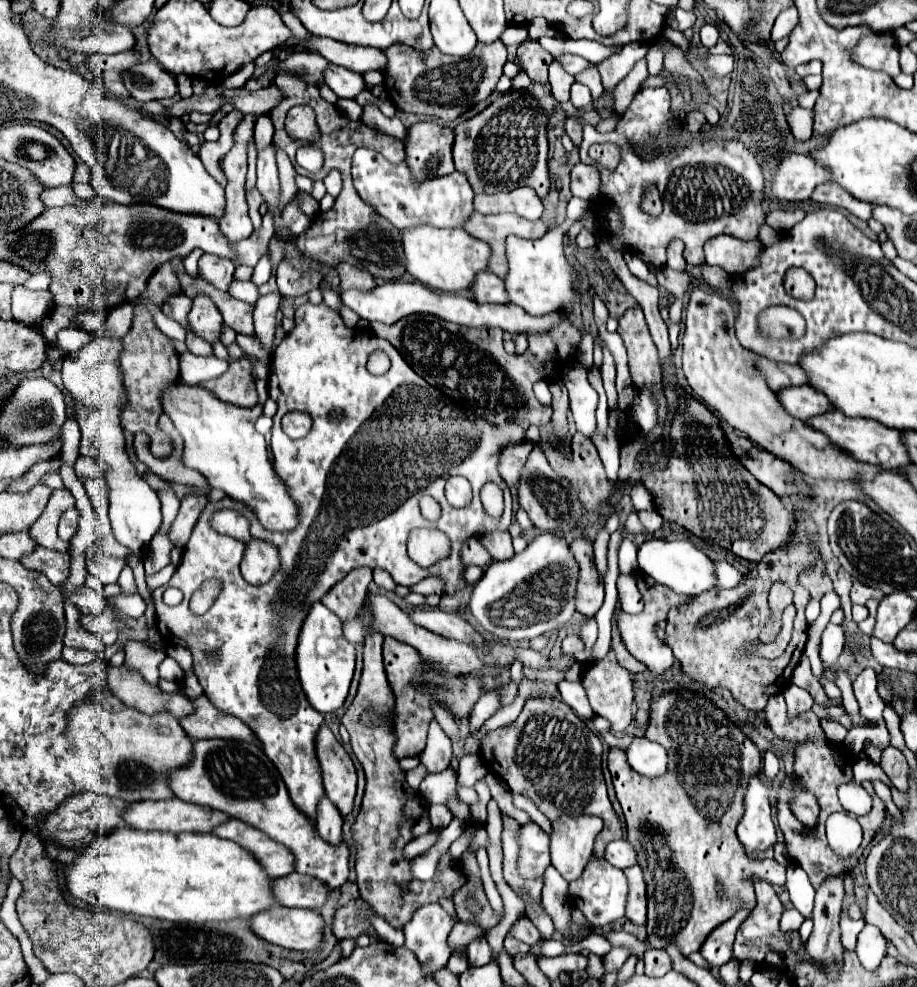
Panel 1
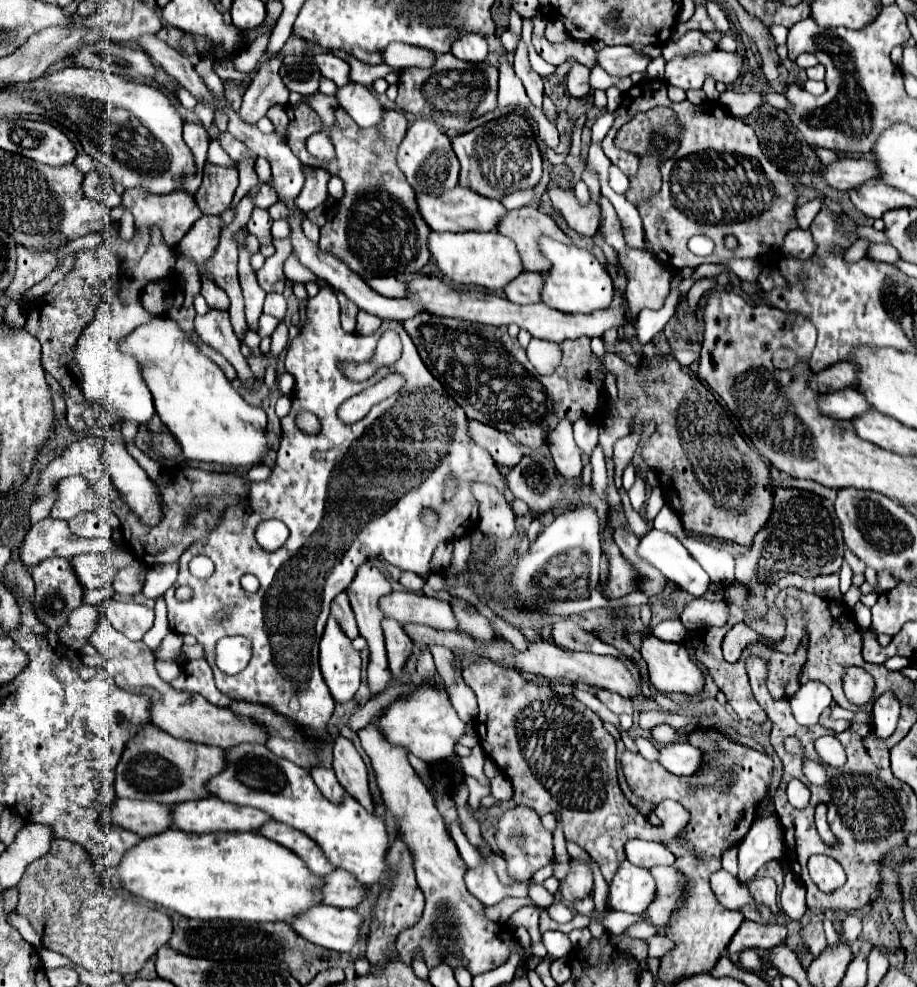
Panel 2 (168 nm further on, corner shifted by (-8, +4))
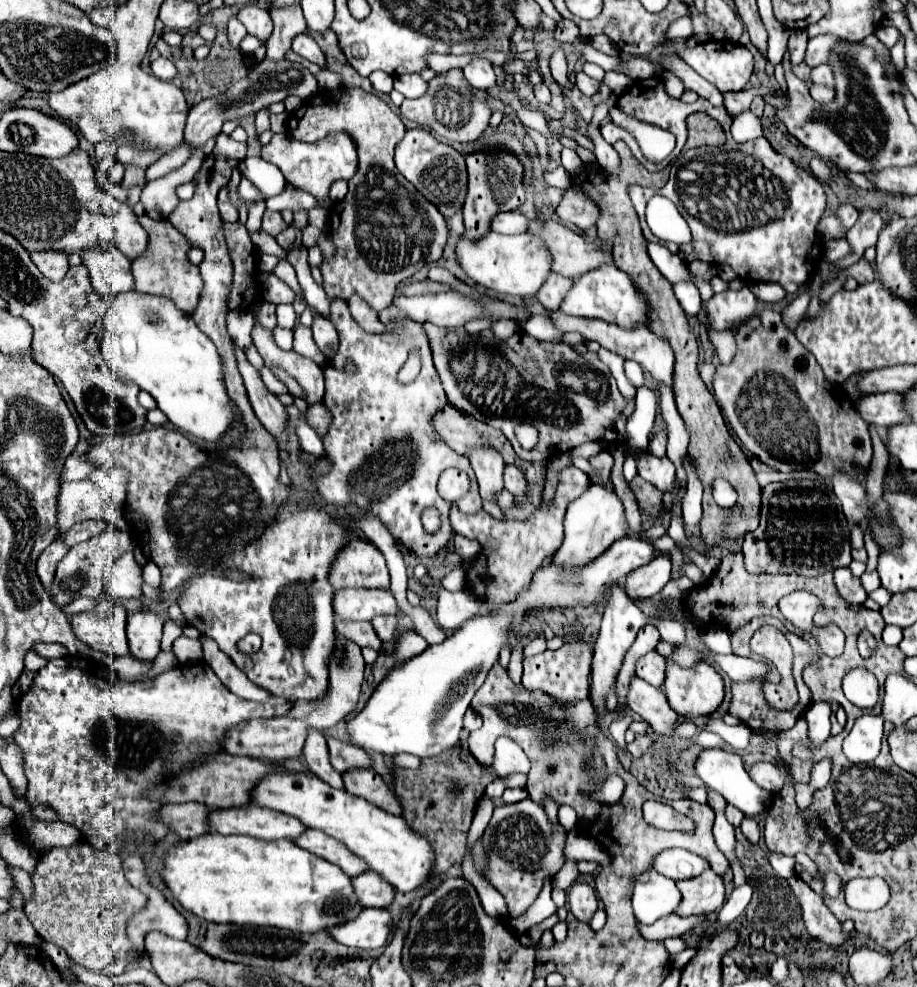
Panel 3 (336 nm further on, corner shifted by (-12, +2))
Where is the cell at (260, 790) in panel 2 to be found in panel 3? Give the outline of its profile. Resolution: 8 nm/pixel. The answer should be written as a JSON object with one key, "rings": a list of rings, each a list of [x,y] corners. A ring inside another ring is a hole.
{"rings":[[[272,772],[256,786],[252,802],[284,814],[292,814],[308,828],[322,830],[328,836],[344,842],[352,852],[356,852],[356,856],[368,862],[370,870],[378,872],[400,892],[414,892],[432,880],[436,854],[430,842],[406,824],[404,816],[388,814],[364,798],[352,796],[346,790],[336,790],[314,774]]]}

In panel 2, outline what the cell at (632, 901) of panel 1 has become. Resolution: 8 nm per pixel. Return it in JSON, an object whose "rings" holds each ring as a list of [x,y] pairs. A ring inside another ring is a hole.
{"rings":[[[654,866],[650,868],[650,874],[656,880],[656,898],[650,902],[644,914],[652,926],[664,928],[668,916],[672,916],[672,912],[684,900],[688,884],[684,884],[684,876],[670,866]]]}

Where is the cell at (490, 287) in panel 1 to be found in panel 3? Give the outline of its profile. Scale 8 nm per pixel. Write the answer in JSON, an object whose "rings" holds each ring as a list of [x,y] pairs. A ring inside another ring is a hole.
{"rings":[[[550,274],[548,280],[544,282],[544,286],[540,288],[540,292],[534,296],[546,310],[558,310],[564,296],[568,294],[568,290],[572,288],[572,278],[564,278],[560,274]]]}

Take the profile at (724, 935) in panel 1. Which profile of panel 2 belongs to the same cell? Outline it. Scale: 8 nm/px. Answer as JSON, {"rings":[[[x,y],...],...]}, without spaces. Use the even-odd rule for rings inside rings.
{"rings":[[[748,920],[742,922],[742,926],[736,930],[728,944],[728,954],[738,954],[748,948],[758,950],[770,950],[786,940],[786,928],[784,926],[760,926],[752,924]]]}

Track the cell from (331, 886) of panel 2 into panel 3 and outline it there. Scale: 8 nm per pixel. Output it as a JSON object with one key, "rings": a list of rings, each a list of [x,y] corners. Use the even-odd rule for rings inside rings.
{"rings":[[[374,870],[356,876],[354,890],[364,908],[388,908],[394,900],[394,888]]]}

